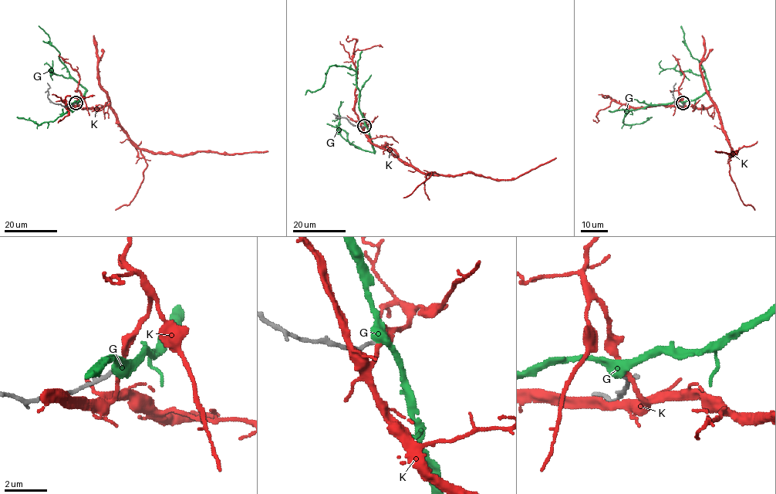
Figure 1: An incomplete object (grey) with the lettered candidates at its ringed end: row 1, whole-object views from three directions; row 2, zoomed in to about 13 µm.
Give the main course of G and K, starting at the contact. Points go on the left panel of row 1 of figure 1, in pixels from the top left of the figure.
G: (75, 103), (53, 121), (38, 124), (17, 117)
K: (76, 103), (75, 106), (81, 108), (108, 106), (116, 123), (137, 147), (156, 153), (233, 154), (268, 151)

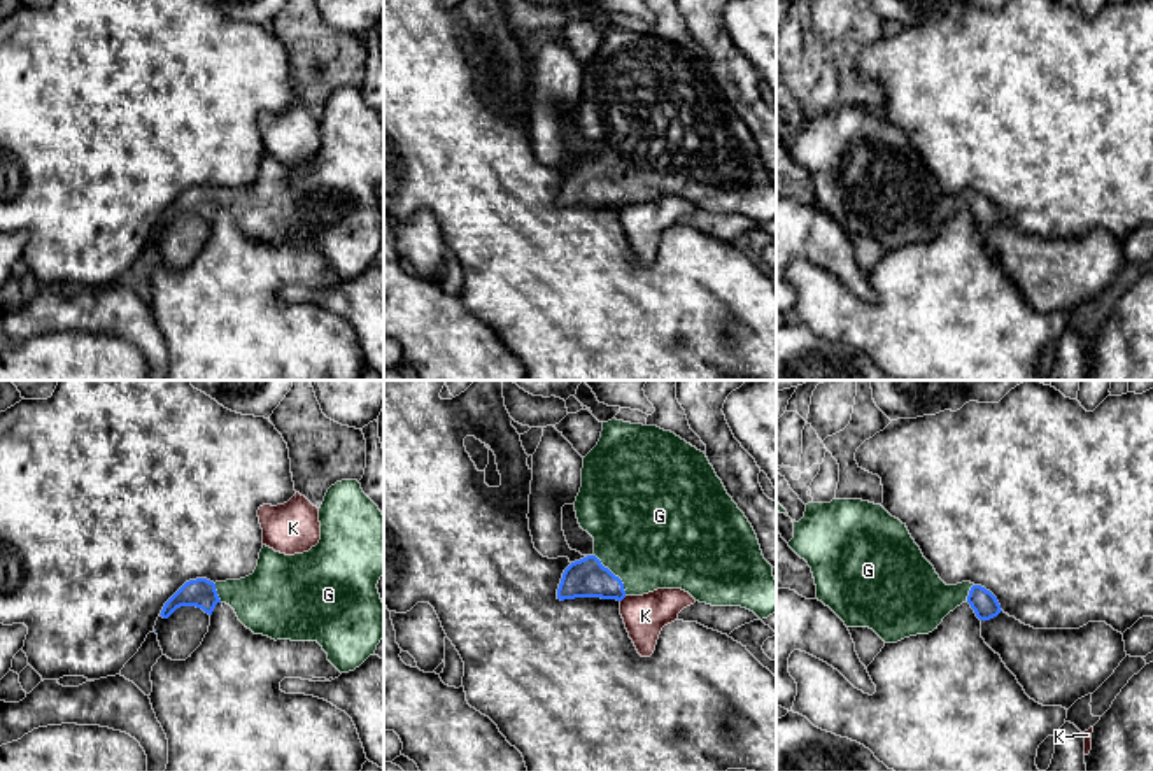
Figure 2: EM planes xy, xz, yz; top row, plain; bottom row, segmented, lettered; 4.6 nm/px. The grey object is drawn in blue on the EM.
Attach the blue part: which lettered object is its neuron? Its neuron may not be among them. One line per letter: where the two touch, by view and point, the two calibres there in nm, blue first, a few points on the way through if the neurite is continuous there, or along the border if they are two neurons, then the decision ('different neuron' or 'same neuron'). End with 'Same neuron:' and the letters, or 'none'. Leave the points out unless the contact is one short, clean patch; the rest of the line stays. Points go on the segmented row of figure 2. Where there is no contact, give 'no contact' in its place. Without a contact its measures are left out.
G: meets blue in xz at (612, 573); 180 nm thick on the blue side, 500 nm on the other; runs through xz (587, 577), (612, 573), (647, 531); same neuron
K: meets blue in xz at (622, 598); 180 nm thick on the blue side, 190 nm on the other; border along xz (626, 596), (621, 601); different neuron
Same neuron: G

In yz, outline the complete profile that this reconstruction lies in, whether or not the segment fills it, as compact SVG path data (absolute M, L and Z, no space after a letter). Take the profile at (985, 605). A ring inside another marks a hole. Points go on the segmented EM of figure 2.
M862 499L808 503L804 517L794 522L789 547L811 568L817 599L829 606L846 627L869 627L885 643L929 634L962 603L969 603L980 620L1002 610L997 598L981 585L962 582L946 585L923 557L906 524L881 505Z

